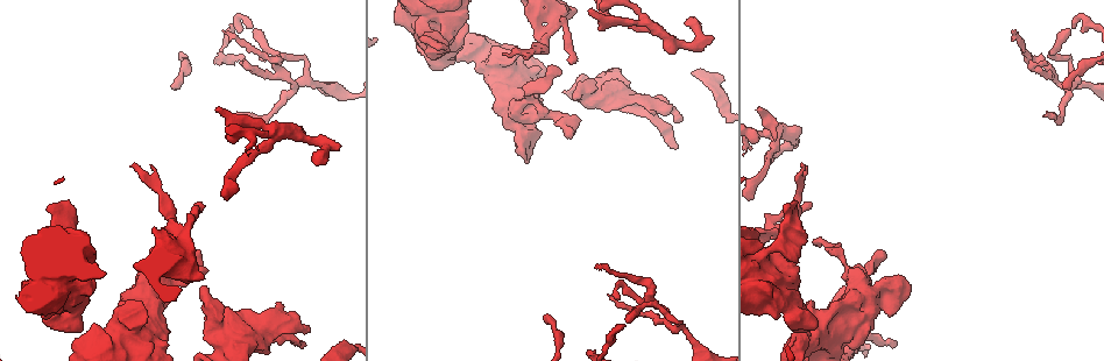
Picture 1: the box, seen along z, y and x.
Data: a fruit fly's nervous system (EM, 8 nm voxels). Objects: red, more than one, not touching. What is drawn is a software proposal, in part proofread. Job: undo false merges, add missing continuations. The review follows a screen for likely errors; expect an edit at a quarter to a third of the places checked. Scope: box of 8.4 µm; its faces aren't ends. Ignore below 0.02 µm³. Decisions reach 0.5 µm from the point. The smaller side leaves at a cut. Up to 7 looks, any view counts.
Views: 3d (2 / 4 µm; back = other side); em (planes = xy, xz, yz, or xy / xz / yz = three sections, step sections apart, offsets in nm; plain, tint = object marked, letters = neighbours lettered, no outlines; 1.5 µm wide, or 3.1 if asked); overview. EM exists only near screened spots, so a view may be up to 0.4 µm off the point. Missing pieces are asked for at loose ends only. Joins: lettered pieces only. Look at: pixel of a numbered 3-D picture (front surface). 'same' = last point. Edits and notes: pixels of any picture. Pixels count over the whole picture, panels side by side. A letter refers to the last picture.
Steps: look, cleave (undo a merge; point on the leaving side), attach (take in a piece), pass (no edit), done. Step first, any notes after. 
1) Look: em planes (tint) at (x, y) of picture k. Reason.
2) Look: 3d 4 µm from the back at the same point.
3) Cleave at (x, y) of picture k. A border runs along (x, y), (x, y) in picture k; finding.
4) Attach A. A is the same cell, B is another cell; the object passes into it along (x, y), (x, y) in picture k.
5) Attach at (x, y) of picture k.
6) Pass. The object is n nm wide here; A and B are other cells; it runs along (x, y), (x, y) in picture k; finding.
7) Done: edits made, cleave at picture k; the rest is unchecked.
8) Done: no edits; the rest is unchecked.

Look: em yz step 4 (letters) at (305, 330) of picture 1. Branch stops here.

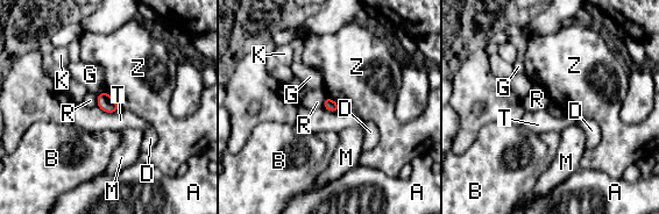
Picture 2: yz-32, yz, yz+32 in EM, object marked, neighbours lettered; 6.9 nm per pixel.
Look: em planes (letters) at the same point.

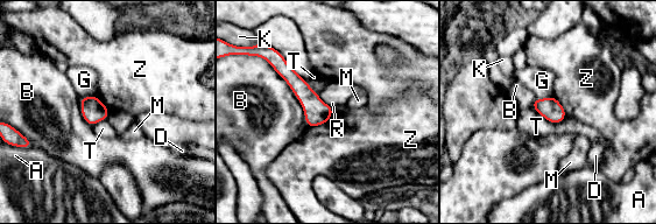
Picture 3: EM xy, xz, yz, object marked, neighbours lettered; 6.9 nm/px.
Pass. The longest contact is with B, 600 nm; A, B, D, G, K, M, R, T and Z are other cells; a border runs along (536, 111), (551, 123), (566, 117) in picture 3; no lettered piece goes on from it.

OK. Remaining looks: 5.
Look: 3d 2 µm at (561, 73) of picture 1.

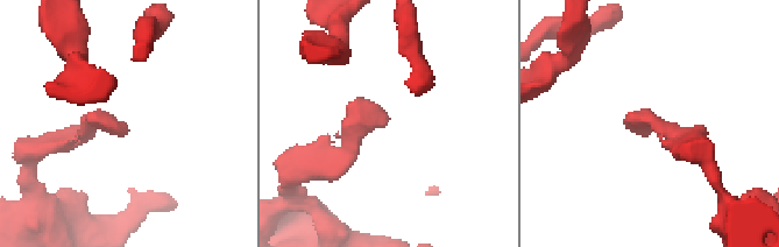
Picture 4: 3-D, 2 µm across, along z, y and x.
Look: em planes (letters) at (126, 125) of picture 4.

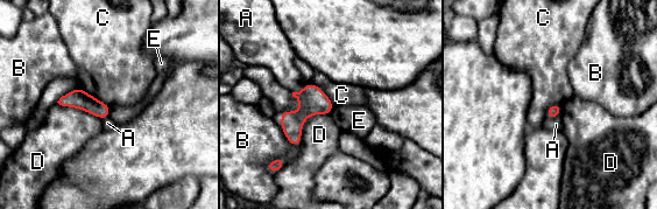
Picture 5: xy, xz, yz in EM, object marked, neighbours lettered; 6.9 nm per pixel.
Pass. The longest contact is with D, 300 nm; A, B, C, D and E are other cells; a border runs along (79, 86), (110, 108) in picture 5; no lettered piece goes on from it.

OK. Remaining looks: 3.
Look: em planes (letters) at (223, 30) of picture 1. Branch stops here.

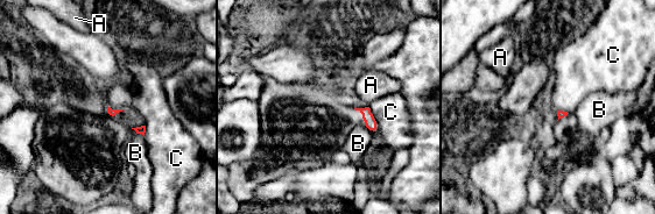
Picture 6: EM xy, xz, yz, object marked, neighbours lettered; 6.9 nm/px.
Pass. A, B and C are other cells; a border runs along (368, 107), (378, 126), (377, 134) in picture 6; no lettered piece goes on from it.

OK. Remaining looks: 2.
Done: no edits; the rest is unchecked.

